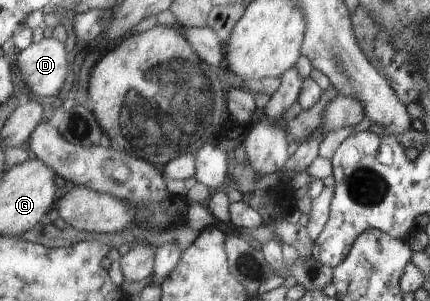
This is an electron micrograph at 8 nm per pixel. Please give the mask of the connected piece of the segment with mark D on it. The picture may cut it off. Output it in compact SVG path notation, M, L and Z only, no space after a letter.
M43 38L17 53L17 67L30 95L57 96L73 73L73 58L61 39Z

